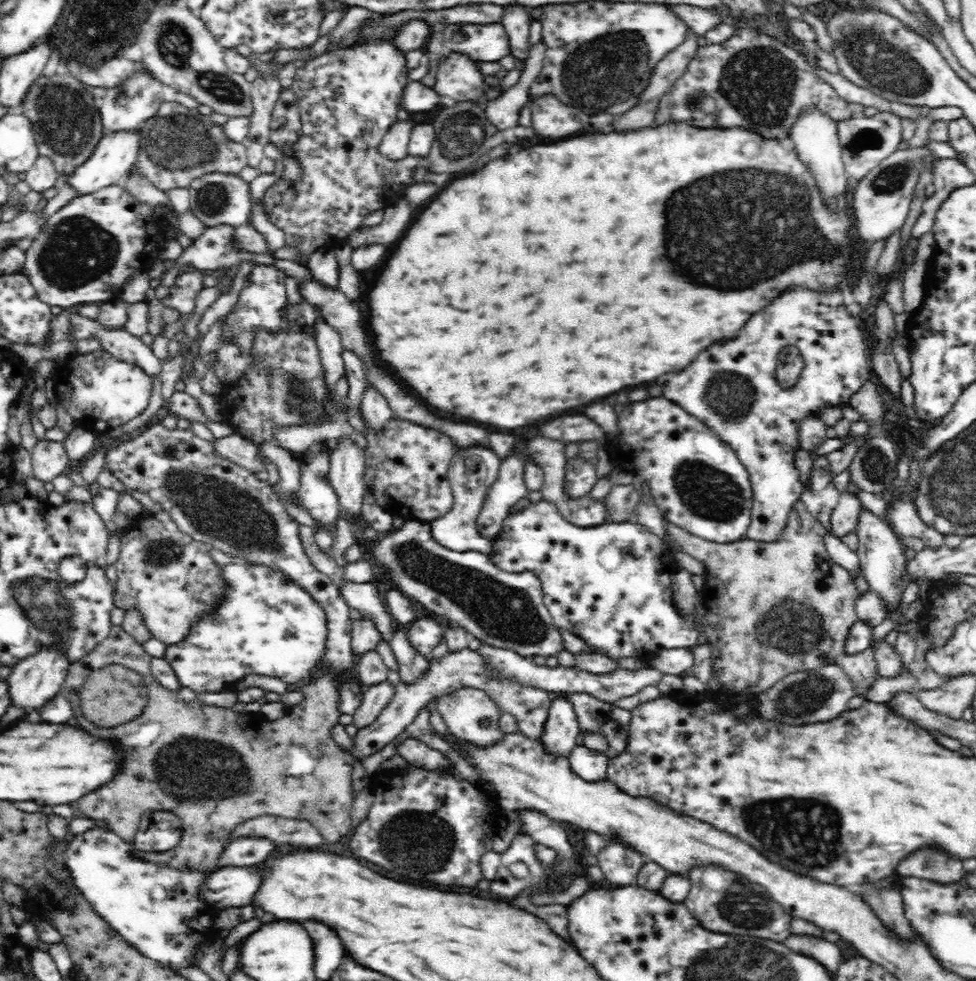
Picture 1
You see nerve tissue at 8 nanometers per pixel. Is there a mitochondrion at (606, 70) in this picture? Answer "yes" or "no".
yes

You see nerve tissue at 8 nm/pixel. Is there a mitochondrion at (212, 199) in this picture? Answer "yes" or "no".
yes

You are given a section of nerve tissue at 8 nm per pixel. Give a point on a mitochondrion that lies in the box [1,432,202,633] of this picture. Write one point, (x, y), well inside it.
(163, 550)

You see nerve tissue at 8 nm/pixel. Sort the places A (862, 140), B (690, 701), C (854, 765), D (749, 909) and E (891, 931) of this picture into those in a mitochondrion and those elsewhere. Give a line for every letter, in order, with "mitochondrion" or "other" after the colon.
A: mitochondrion
B: other
C: other
D: mitochondrion
E: other

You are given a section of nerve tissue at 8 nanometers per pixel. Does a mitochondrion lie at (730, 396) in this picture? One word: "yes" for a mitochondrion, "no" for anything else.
yes

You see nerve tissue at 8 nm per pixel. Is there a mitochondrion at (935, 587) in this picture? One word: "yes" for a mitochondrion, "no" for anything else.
no

